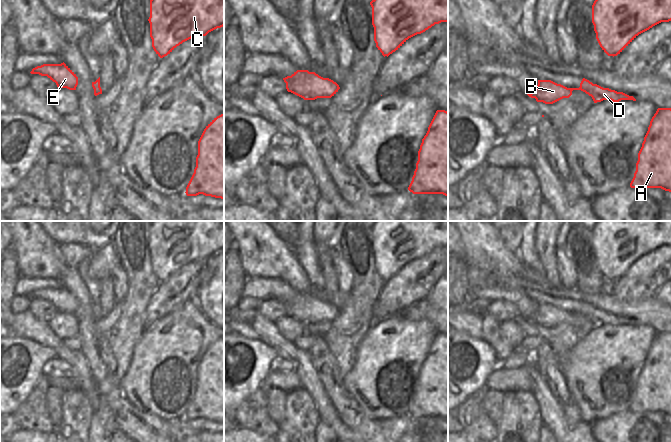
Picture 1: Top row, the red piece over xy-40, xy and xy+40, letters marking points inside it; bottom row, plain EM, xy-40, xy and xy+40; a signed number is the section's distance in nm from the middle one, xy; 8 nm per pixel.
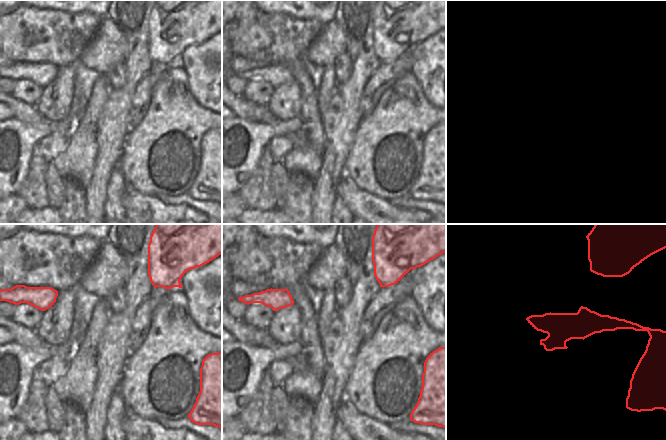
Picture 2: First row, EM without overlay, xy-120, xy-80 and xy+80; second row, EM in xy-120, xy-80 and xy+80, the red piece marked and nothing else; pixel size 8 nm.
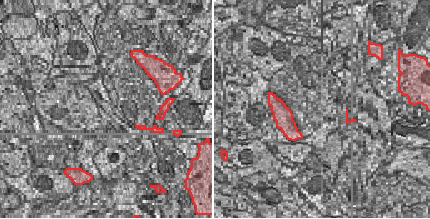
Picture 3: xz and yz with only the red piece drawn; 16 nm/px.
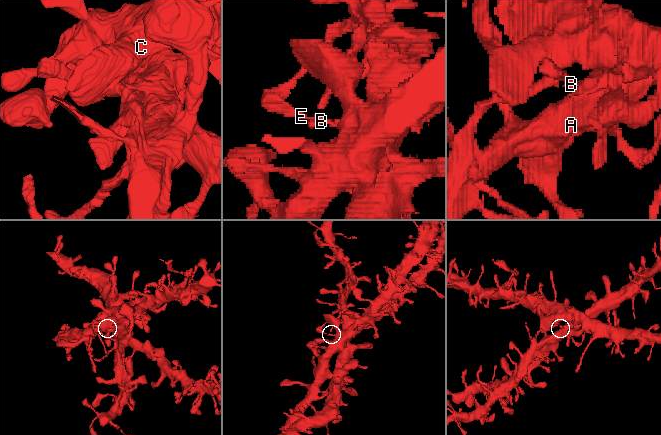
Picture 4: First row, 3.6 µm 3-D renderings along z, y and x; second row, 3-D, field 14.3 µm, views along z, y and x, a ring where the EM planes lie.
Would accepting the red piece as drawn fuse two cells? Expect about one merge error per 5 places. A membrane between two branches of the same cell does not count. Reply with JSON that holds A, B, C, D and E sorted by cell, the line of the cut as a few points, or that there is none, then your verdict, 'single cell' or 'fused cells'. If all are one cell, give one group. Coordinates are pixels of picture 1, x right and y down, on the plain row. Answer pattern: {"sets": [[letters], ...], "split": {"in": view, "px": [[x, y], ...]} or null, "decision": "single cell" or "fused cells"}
{"sets": [["A", "B", "C", "D", "E"]], "split": null, "decision": "single cell"}

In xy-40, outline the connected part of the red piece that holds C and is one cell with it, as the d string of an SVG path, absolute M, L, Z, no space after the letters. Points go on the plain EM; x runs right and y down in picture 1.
M153 221L148 245L152 271L163 282L183 266L223 251L224 221Z

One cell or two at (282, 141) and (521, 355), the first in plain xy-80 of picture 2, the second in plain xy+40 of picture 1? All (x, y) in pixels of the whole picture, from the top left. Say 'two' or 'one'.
one

